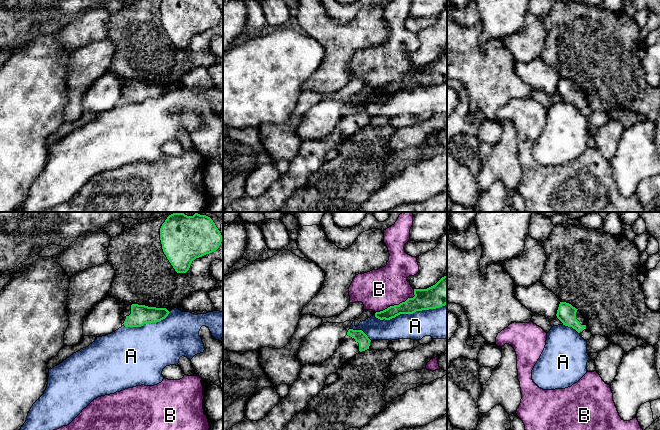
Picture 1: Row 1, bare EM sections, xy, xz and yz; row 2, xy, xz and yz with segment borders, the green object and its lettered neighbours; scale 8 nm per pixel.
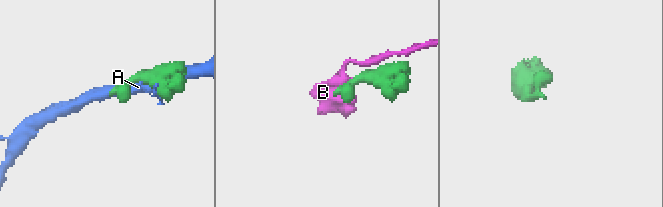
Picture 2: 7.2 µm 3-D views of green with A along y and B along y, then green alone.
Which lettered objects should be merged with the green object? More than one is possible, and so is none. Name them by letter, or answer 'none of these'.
none of these

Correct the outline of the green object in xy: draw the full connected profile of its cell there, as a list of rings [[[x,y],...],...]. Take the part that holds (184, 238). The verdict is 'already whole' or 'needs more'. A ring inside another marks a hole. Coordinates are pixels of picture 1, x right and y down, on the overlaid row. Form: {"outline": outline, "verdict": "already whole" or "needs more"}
{"outline": [[[197,212],[193,216],[184,213],[173,213],[167,217],[160,228],[162,249],[177,273],[186,273],[193,260],[216,251],[222,235],[213,220]]], "verdict": "already whole"}

